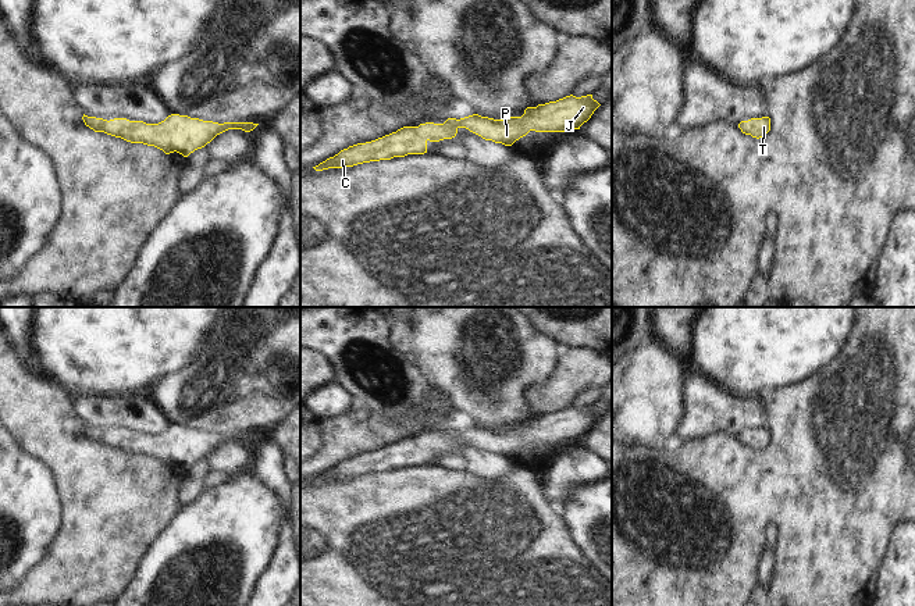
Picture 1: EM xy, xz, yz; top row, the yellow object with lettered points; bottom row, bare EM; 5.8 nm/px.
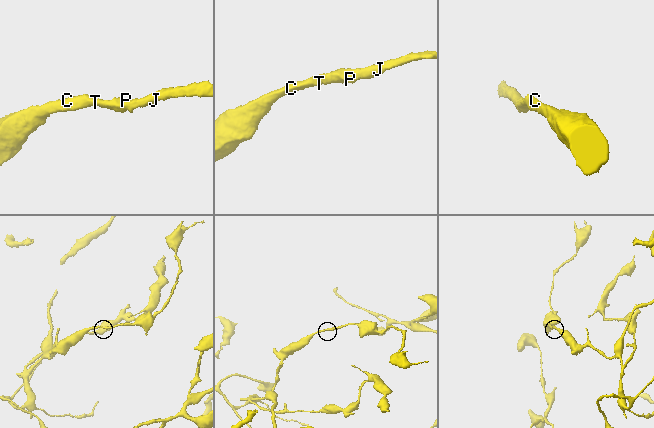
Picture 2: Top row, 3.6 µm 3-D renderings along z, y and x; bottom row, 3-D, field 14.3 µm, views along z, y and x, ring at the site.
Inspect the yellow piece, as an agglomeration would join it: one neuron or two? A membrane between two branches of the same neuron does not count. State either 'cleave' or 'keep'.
keep

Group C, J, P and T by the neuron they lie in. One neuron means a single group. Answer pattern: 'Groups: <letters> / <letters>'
Groups: C J P T.

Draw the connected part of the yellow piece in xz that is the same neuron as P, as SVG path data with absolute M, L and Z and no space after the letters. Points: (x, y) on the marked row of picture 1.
M570 95L556 101L527 107L521 117L508 120L494 120L473 114L460 120L448 118L444 124L426 122L419 126L403 126L375 140L349 146L313 168L323 171L391 160L407 154L424 154L427 153L428 140L452 139L459 128L466 128L485 140L512 146L530 131L565 132L580 129L599 106L592 99L592 95L581 97Z

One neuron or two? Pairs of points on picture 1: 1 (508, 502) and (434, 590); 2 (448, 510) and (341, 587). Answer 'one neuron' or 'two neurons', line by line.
1: one neuron
2: one neuron

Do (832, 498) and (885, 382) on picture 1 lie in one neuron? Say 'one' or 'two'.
one

